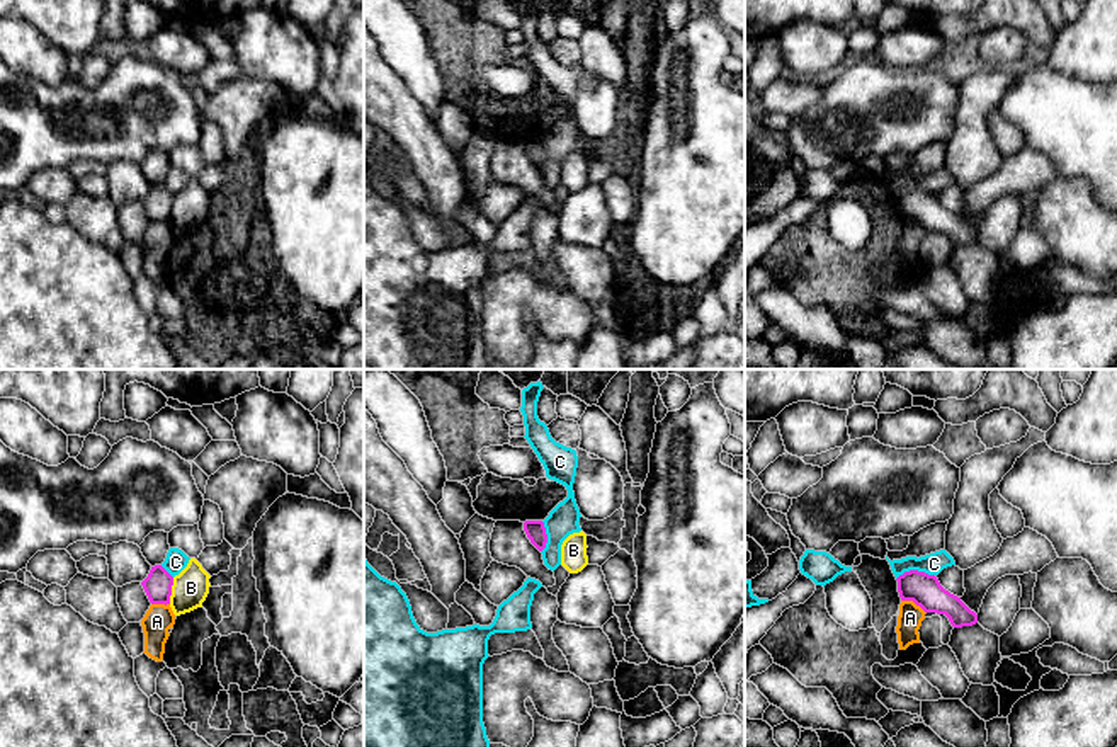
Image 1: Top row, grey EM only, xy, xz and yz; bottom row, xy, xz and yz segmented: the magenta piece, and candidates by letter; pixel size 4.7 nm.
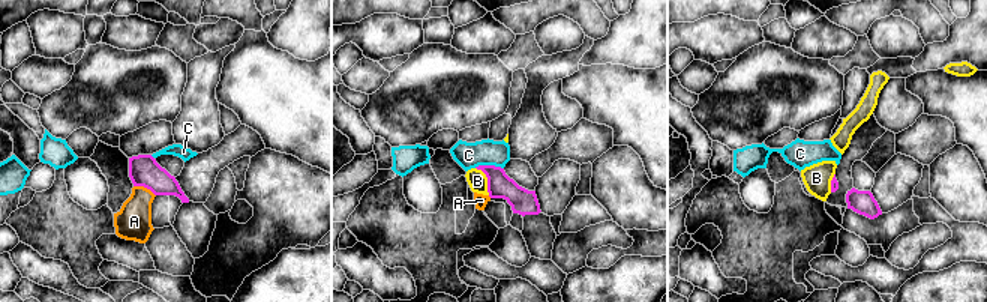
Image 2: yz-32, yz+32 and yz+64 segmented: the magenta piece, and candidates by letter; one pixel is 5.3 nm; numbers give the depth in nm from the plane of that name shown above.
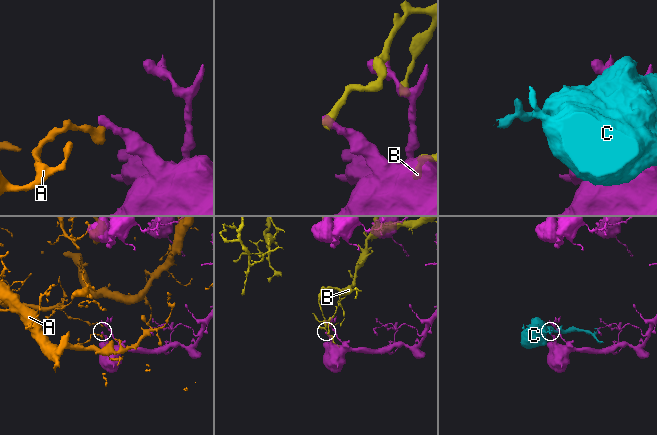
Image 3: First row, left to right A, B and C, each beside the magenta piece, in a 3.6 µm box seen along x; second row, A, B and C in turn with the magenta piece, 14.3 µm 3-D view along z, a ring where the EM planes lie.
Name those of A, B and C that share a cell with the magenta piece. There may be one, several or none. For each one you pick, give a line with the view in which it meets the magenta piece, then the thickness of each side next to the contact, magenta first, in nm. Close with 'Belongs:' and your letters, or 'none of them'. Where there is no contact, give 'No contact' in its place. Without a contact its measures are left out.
Belongs: none of them

